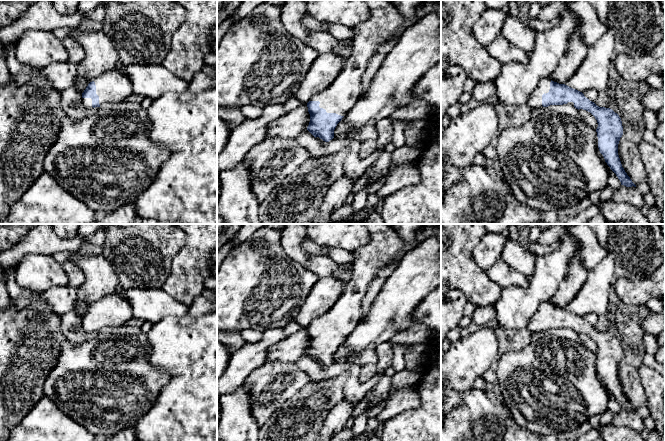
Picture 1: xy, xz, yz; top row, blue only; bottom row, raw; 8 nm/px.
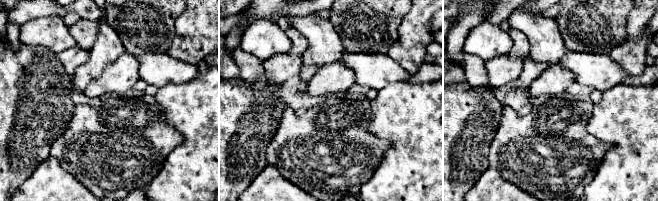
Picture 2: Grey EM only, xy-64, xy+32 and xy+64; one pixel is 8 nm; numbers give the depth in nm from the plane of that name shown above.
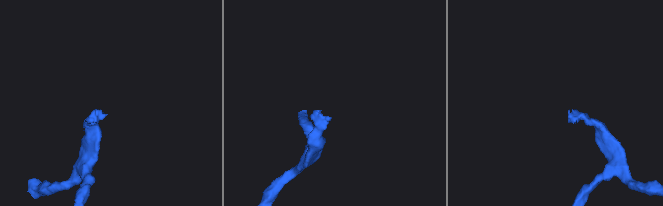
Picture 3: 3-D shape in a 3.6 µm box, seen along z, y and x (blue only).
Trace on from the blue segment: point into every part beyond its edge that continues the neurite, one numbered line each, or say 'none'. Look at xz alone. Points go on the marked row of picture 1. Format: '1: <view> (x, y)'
1: xz (385, 22)

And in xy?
1: xy (114, 86)

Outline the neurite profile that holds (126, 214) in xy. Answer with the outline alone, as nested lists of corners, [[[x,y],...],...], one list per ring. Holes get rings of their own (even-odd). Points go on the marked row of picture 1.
[[[128,203],[113,212],[107,213],[104,218],[95,221],[93,224],[136,224],[139,219],[134,203]]]

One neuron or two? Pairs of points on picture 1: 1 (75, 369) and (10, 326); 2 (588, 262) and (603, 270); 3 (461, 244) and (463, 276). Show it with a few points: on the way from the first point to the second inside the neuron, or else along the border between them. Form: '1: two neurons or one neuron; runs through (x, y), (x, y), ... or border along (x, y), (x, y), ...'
1: two neurons; border along (67, 341), (62, 346), (55, 365), (45, 378)
2: two neurons; border along (608, 253), (587, 271)
3: one neuron; runs through (460, 252), (460, 268)

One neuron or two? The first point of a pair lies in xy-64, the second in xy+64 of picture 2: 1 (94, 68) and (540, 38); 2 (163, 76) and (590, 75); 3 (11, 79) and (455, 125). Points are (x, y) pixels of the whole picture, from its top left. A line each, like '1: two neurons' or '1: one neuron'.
1: one neuron
2: one neuron
3: one neuron

